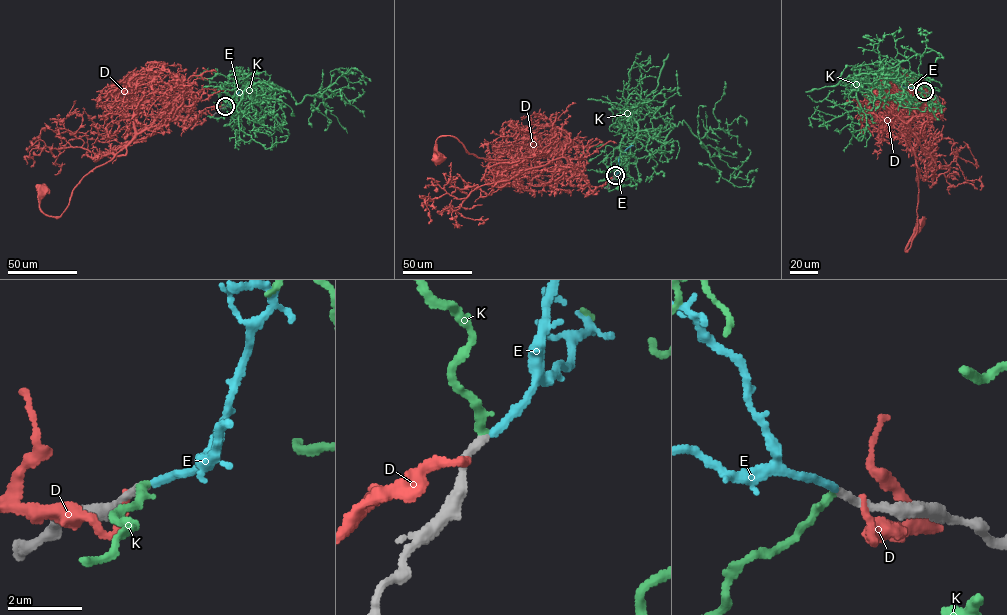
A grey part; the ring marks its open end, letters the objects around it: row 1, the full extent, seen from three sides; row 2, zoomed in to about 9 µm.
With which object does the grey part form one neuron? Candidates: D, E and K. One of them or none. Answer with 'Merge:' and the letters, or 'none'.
Merge: E

